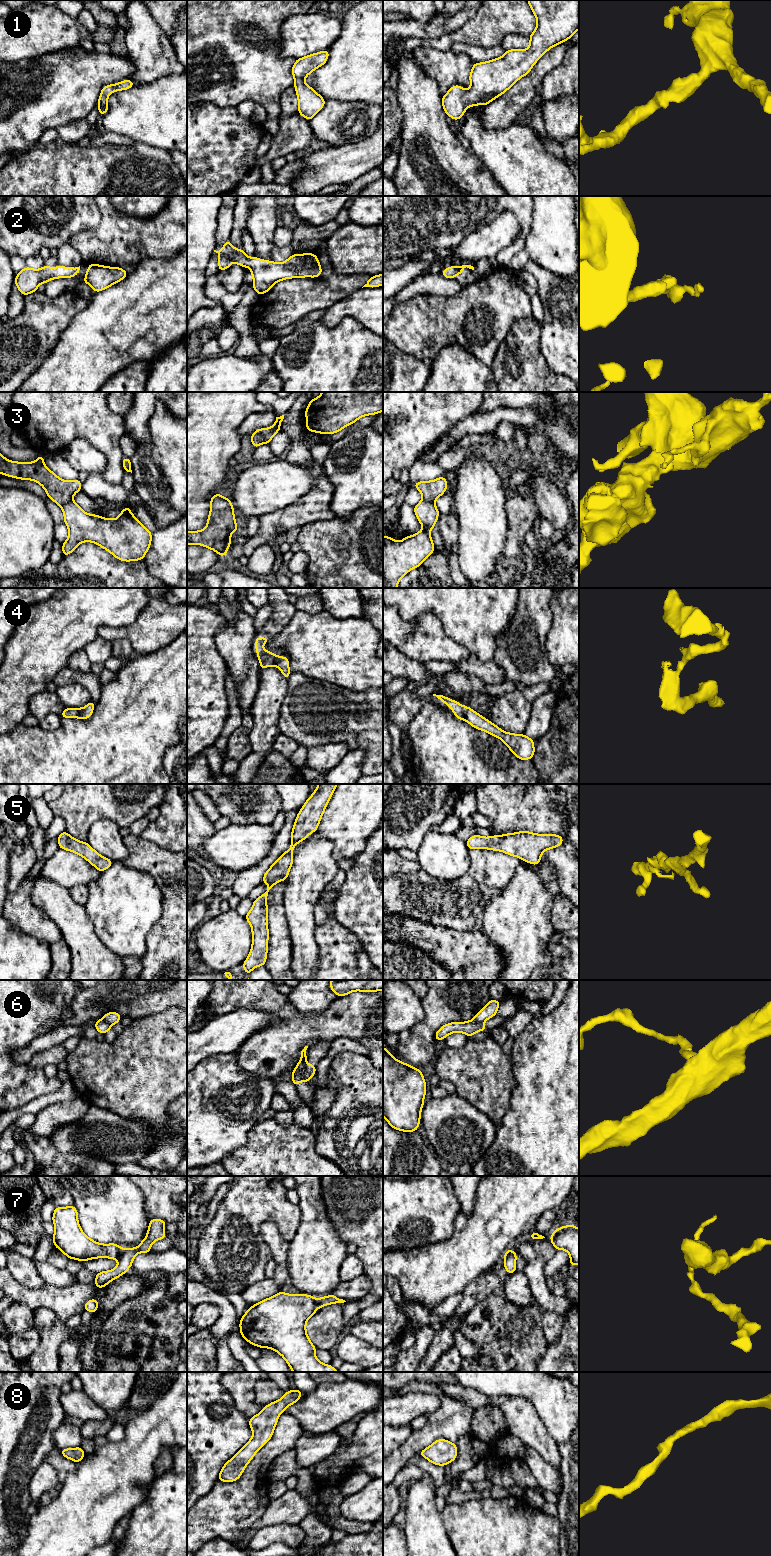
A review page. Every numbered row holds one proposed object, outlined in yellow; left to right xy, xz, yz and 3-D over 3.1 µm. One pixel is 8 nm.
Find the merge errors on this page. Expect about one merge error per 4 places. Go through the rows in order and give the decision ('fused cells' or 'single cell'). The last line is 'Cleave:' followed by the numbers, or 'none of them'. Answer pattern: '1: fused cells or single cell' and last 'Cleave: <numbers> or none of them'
1: single cell
2: single cell
3: fused cells
4: single cell
5: single cell
6: fused cells
7: fused cells
8: single cell
Cleave: 3, 6, 7

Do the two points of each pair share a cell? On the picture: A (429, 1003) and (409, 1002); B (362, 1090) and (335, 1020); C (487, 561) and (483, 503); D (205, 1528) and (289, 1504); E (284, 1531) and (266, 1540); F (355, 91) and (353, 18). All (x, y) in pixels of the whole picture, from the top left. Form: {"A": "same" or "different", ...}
{"A": "different", "B": "different", "C": "same", "D": "different", "E": "same", "F": "same"}

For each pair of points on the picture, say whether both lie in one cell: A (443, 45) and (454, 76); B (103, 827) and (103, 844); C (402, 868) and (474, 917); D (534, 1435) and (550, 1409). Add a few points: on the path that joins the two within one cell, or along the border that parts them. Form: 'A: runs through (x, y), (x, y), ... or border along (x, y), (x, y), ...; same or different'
A: border along (426, 43), (440, 50), (449, 50); different
B: runs through (103, 831), (103, 840); same
C: border along (420, 868), (413, 872), (395, 873), (393, 875); different
D: border along (529, 1402), (536, 1410), (546, 1431), (556, 1441); different

